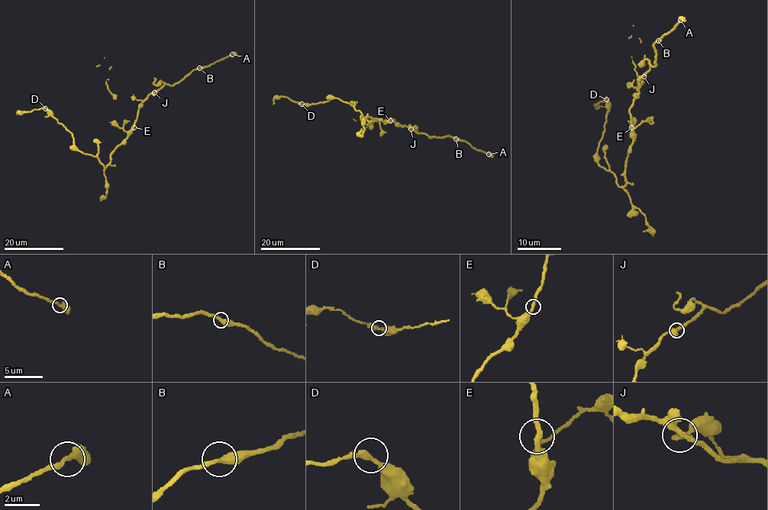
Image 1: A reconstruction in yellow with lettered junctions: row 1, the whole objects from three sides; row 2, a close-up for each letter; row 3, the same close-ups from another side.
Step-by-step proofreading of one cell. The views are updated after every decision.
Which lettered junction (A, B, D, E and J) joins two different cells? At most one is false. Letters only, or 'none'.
none

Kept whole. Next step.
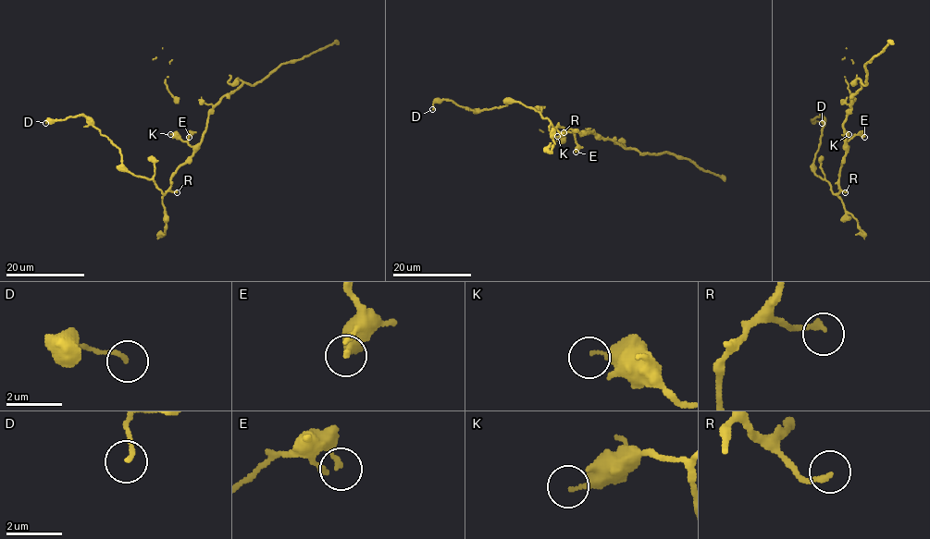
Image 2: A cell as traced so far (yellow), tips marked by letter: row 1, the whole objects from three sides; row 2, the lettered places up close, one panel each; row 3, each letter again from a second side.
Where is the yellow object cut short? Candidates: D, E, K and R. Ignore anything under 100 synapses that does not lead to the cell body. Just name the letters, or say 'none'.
none

